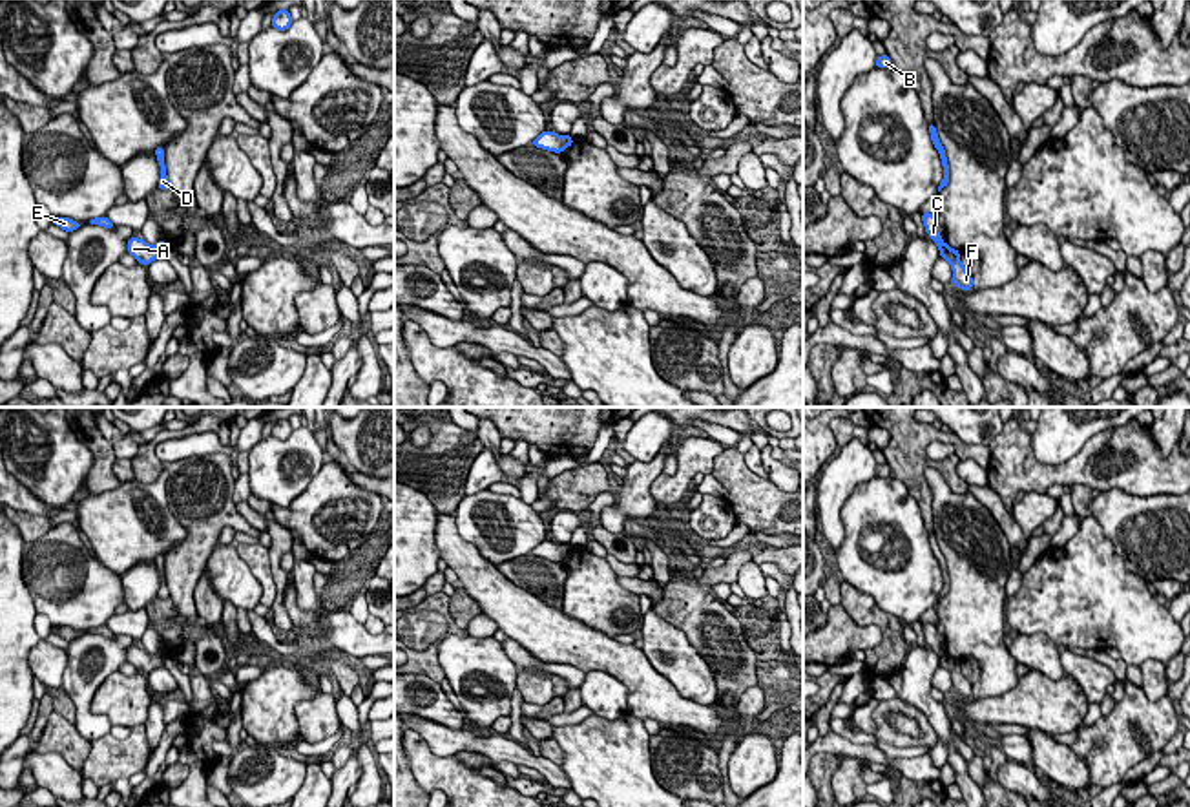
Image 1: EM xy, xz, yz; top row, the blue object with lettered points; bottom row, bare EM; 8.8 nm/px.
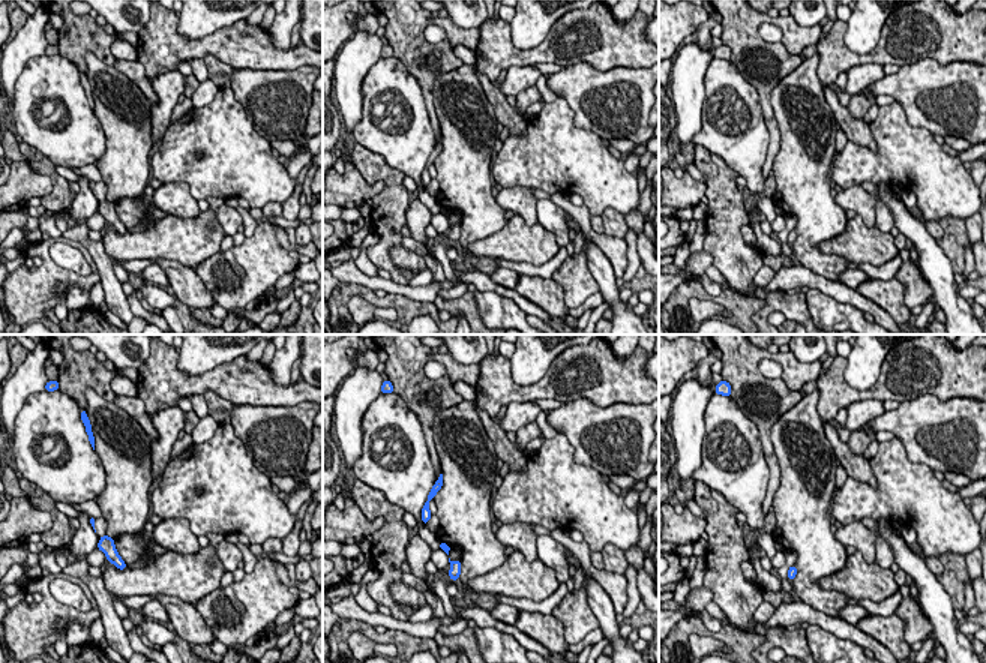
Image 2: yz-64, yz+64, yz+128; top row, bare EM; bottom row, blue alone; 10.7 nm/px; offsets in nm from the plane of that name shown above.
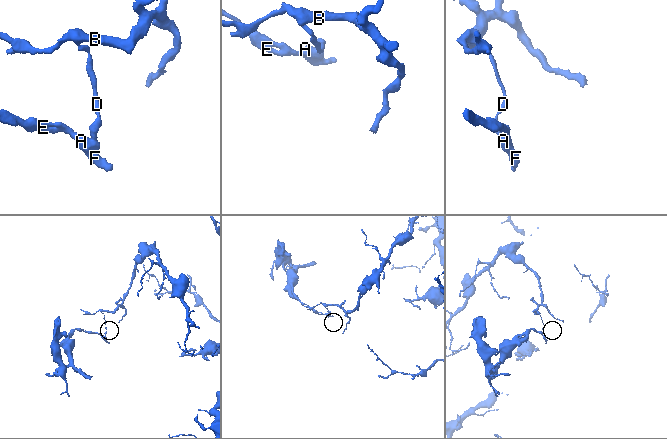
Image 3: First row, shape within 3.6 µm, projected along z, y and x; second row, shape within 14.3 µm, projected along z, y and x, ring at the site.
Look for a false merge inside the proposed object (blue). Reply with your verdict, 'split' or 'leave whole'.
split

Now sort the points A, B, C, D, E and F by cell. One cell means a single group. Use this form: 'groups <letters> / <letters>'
groups A E F / B C D

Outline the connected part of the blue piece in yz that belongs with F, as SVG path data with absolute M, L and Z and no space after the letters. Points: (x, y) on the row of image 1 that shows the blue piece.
M947 243L940 246L940 257L944 257L953 270L953 285L962 290L973 288L973 276L966 270L966 267L960 261L960 252L951 248Z

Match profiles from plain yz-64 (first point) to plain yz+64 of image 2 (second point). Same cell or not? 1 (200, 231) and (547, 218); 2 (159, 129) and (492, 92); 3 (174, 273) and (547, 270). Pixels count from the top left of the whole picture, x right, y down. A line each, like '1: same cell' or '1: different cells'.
1: different cells
2: different cells
3: different cells

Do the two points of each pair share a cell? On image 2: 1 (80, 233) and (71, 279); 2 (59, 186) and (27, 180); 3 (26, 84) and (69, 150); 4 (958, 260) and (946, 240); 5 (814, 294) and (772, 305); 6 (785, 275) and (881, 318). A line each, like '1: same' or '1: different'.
1: different
2: different
3: same
4: same
5: different
6: same

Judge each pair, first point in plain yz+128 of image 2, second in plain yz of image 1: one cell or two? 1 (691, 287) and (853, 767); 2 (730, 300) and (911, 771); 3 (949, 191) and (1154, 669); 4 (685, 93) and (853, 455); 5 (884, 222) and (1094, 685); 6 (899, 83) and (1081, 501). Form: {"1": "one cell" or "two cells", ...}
{"1": "two cells", "2": "two cells", "3": "two cells", "4": "one cell", "5": "one cell", "6": "two cells"}

